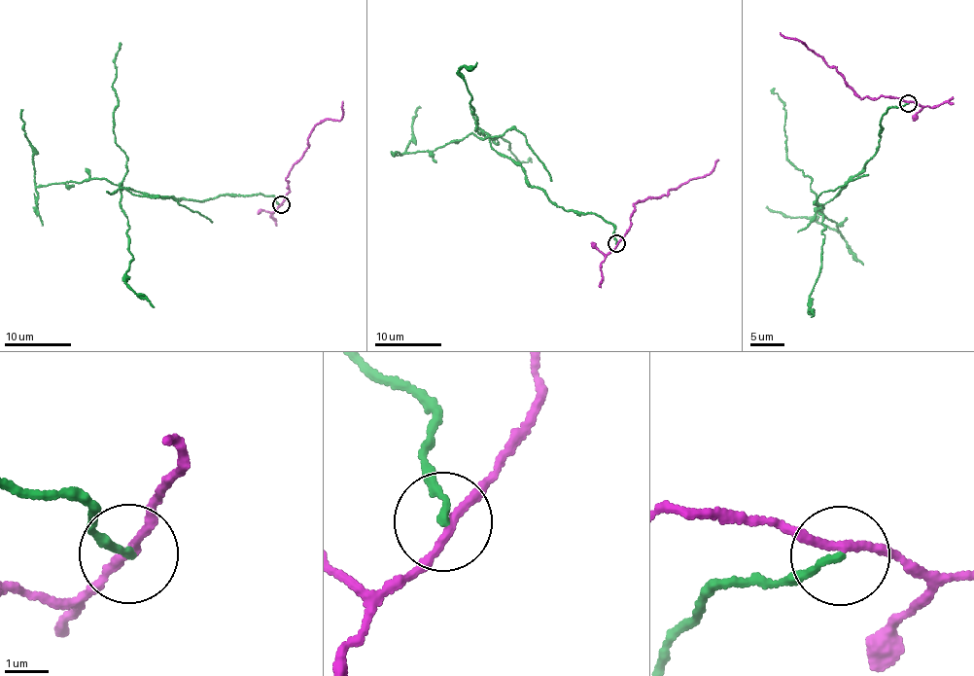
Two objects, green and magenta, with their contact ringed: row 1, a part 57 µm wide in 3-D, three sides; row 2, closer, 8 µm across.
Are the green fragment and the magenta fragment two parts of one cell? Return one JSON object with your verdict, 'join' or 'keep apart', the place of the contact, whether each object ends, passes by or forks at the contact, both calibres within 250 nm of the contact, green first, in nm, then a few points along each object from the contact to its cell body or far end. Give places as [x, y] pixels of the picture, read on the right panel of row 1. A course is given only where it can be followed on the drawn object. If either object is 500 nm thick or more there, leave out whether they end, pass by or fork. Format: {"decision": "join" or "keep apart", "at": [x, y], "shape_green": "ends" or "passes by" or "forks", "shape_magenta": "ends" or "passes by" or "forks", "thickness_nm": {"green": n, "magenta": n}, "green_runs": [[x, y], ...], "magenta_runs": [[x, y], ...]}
{"decision": "keep apart", "at": [908, 103], "shape_green": "ends", "shape_magenta": "passes by", "thickness_nm": {"green": 160, "magenta": 170}, "green_runs": [[909, 103], [887, 110], [869, 160], [816, 209], [835, 221], [844, 238], [811, 220], [765, 207]], "magenta_runs": [[909, 103], [884, 95], [861, 98], [844, 77], [802, 42], [781, 33]]}

